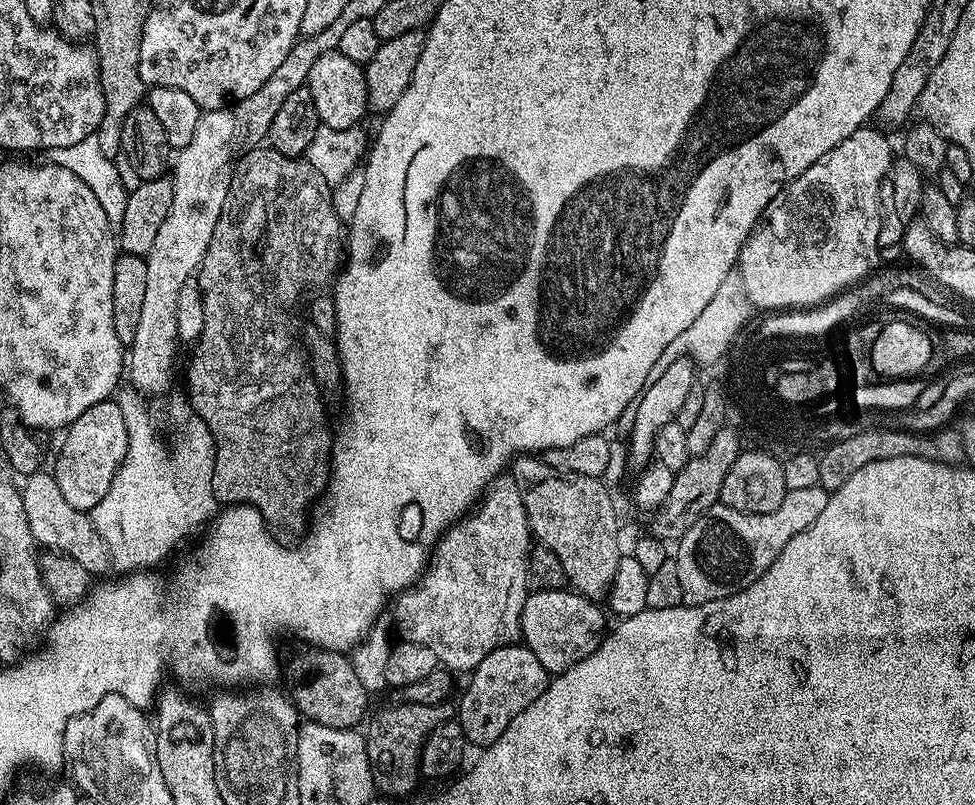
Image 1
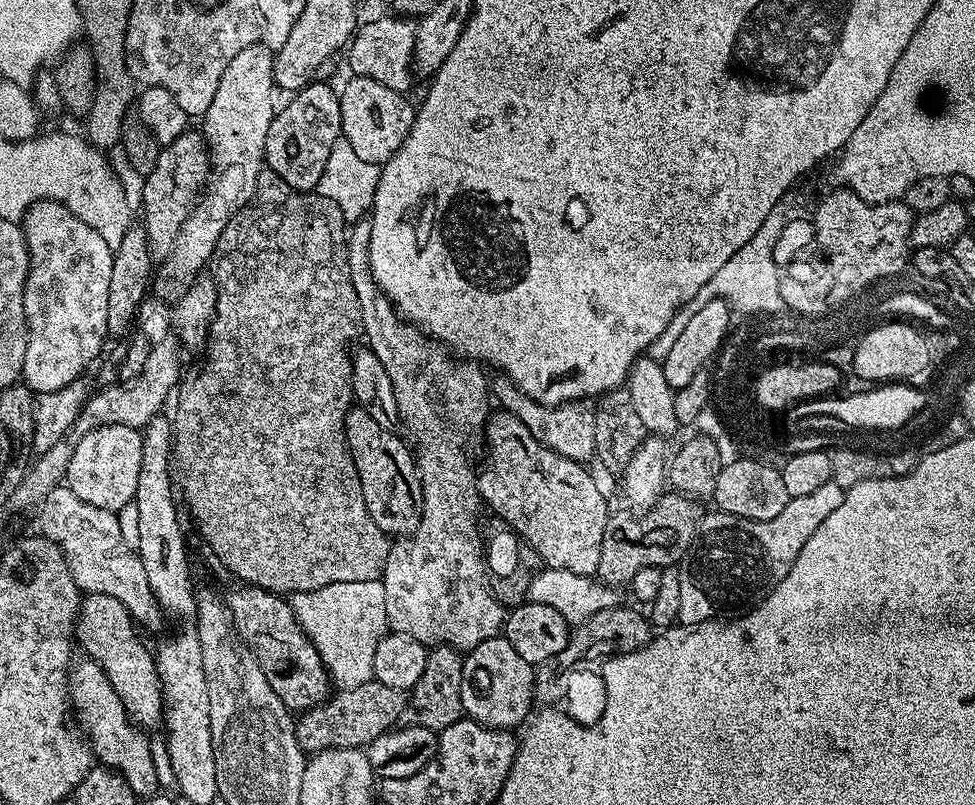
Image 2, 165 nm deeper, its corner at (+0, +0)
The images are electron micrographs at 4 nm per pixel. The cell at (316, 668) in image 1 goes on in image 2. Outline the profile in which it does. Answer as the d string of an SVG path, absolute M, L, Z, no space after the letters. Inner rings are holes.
M236 587L240 588L226 596L236 633L250 654L254 654L258 666L262 666L262 674L266 674L266 682L270 682L274 694L278 694L281 702L296 714L323 704L333 691L334 684L318 650L300 628L287 599L265 588Z

